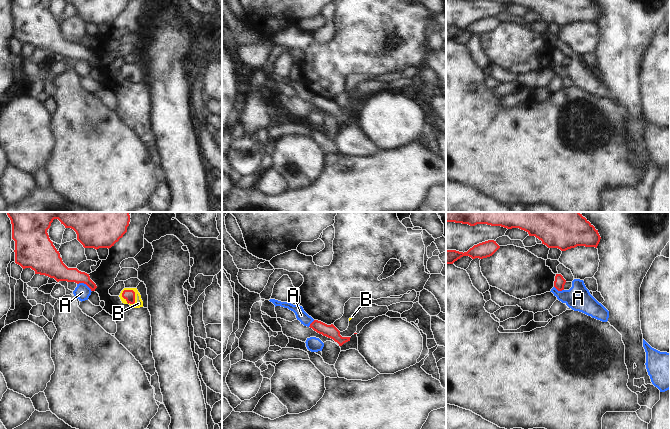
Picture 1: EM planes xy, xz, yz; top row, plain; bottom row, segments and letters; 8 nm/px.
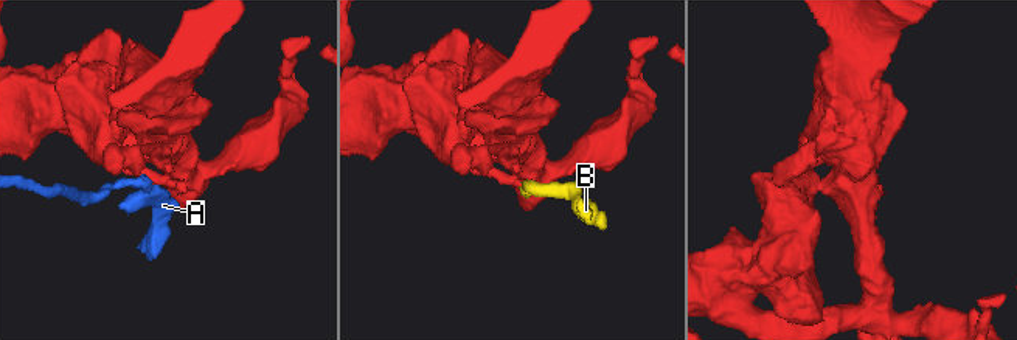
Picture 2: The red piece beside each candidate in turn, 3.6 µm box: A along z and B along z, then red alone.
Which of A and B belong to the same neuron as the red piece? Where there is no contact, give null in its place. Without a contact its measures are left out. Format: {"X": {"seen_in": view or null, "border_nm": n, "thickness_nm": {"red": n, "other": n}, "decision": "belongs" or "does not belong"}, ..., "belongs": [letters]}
{"A": {"seen_in": "xy", "border_nm": 140, "thickness_nm": {"red": 150, "other": 130}, "decision": "does not belong"}, "B": {"seen_in": "xy", "border_nm": 150, "thickness_nm": {"red": 90, "other": 70}, "decision": "belongs"}, "belongs": ["B"]}

